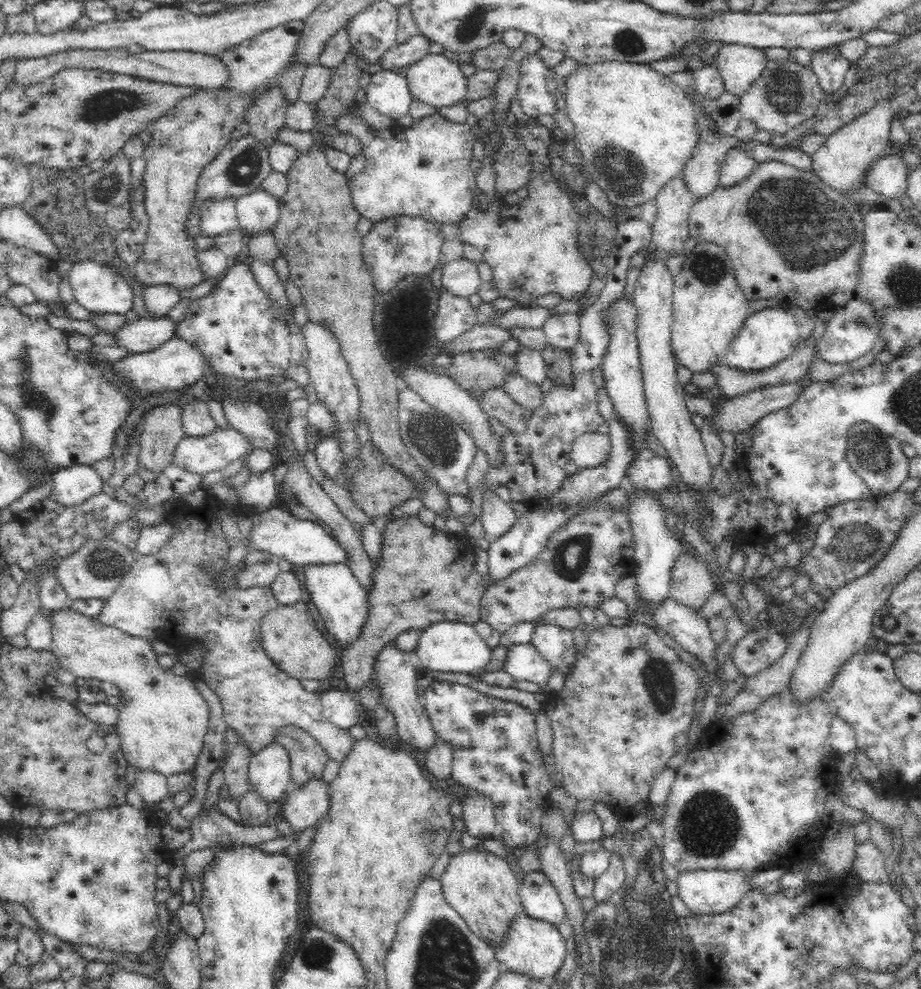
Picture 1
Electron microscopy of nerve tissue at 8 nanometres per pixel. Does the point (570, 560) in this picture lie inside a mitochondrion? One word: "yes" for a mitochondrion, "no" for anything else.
yes

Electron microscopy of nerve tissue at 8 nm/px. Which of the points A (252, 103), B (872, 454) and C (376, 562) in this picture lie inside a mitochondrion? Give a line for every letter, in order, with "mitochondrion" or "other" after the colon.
A: other
B: mitochondrion
C: other

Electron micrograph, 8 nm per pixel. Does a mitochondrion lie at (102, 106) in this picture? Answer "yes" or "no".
yes

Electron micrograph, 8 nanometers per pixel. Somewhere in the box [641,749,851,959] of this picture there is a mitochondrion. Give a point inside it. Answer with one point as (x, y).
(707, 826)

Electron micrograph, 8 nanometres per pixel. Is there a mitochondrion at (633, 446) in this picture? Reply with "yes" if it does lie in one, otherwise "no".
no

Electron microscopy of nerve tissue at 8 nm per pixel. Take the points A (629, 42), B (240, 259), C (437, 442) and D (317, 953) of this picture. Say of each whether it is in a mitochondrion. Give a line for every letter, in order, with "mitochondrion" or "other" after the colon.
A: mitochondrion
B: other
C: mitochondrion
D: mitochondrion

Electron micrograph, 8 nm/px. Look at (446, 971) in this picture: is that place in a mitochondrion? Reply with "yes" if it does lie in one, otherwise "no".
yes

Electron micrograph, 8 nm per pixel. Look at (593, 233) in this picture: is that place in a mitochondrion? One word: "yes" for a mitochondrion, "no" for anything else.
yes

